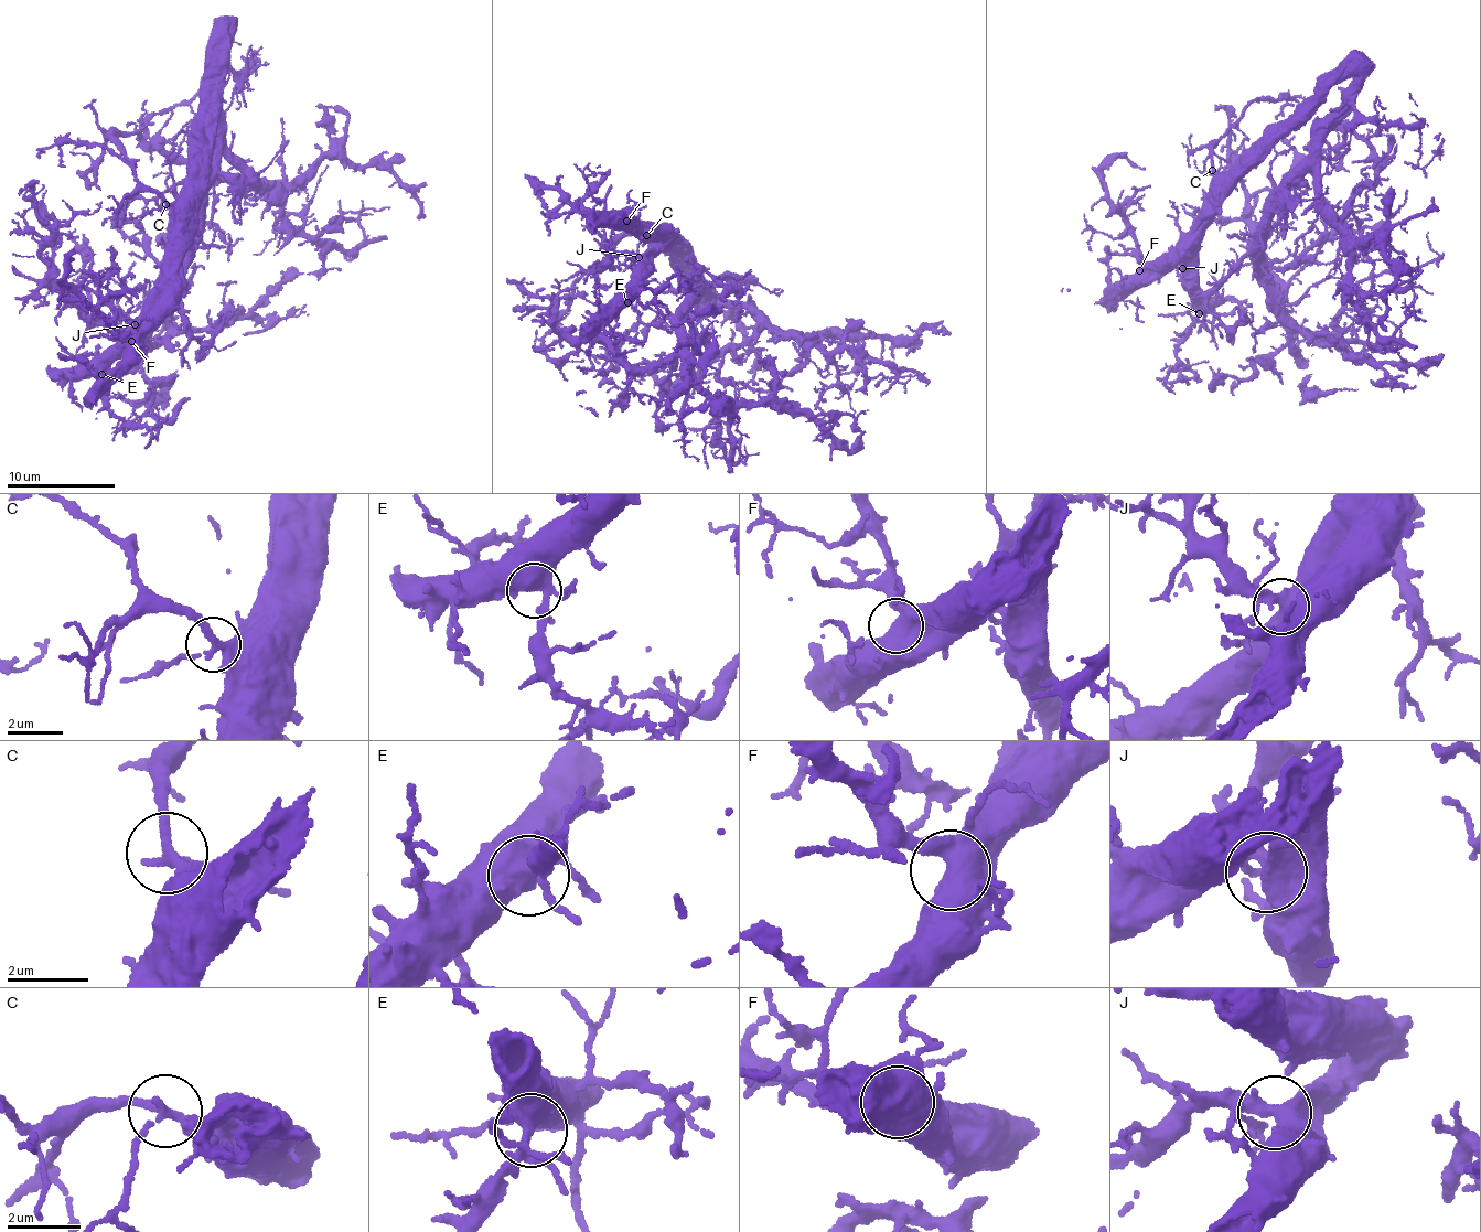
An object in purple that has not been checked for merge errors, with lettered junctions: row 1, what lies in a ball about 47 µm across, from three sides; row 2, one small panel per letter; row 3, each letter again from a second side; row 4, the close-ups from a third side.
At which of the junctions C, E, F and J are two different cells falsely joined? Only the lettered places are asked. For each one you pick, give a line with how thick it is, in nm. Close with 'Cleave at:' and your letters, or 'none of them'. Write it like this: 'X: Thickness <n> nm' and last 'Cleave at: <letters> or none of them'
Cleave at: none of them

